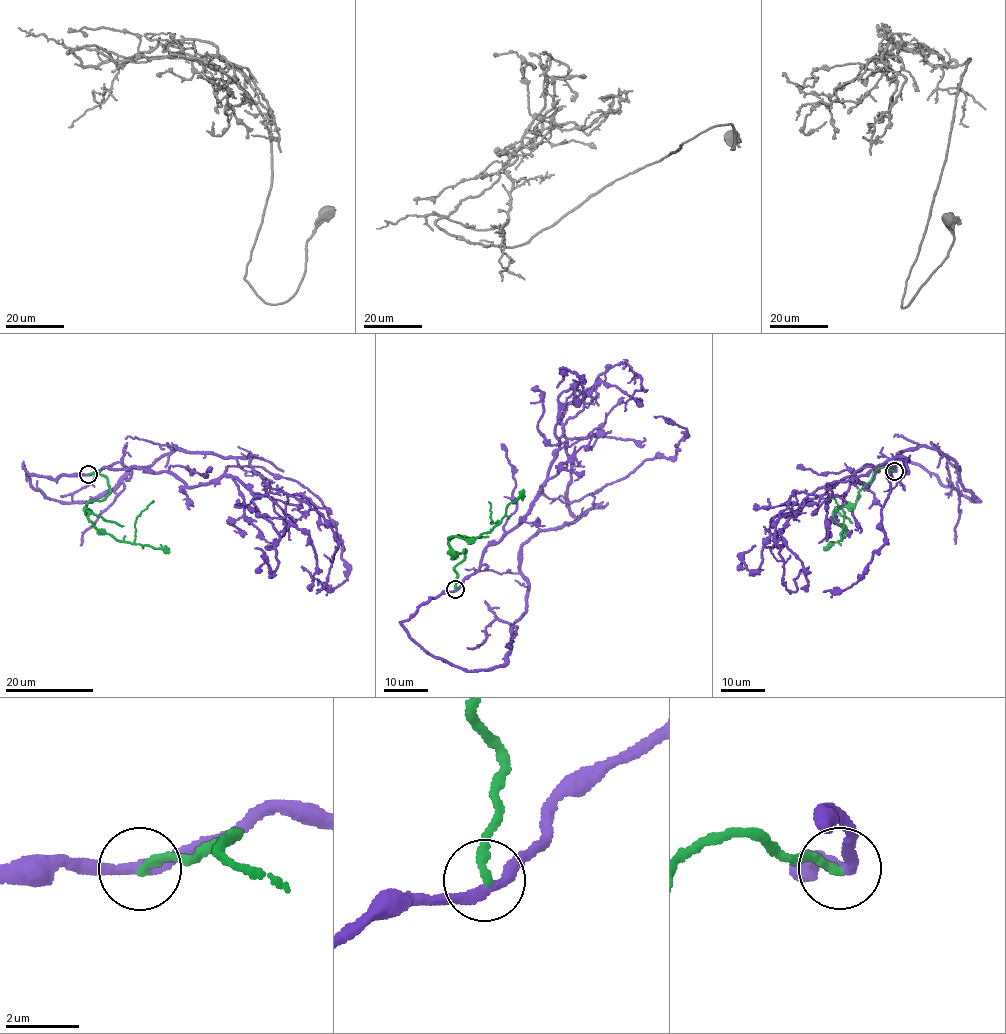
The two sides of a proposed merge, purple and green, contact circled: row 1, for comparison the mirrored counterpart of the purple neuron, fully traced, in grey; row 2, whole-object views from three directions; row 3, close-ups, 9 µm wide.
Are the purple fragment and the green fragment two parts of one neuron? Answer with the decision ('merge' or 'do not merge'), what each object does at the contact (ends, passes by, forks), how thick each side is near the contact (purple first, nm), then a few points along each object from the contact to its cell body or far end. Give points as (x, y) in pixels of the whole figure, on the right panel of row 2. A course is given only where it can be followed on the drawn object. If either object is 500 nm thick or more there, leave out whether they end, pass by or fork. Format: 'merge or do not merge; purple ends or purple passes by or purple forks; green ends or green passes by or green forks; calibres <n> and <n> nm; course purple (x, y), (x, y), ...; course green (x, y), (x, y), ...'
do not merge; purple passes by; green ends; calibres 280 and 240 nm; course purple (894, 471), (879, 465), (867, 485), (851, 476), (818, 496), (794, 491), (775, 530), (786, 589), (808, 567); course green (894, 471), (875, 470), (857, 501), (833, 513), (844, 528), (841, 539), (845, 514), (830, 497)

